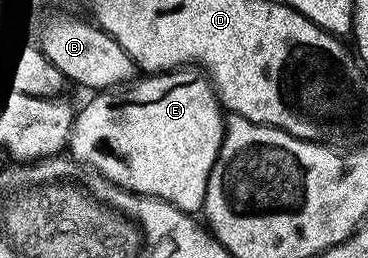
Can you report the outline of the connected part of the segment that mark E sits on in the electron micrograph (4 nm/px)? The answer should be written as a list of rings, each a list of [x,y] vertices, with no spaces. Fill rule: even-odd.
[[[198,68],[154,72],[140,78],[121,88],[95,93],[91,97],[94,99],[75,113],[68,143],[69,157],[99,170],[112,180],[112,184],[131,190],[133,194],[148,194],[151,198],[171,202],[188,215],[197,215],[206,205],[208,180],[218,159],[224,133],[224,110],[214,84]]]

